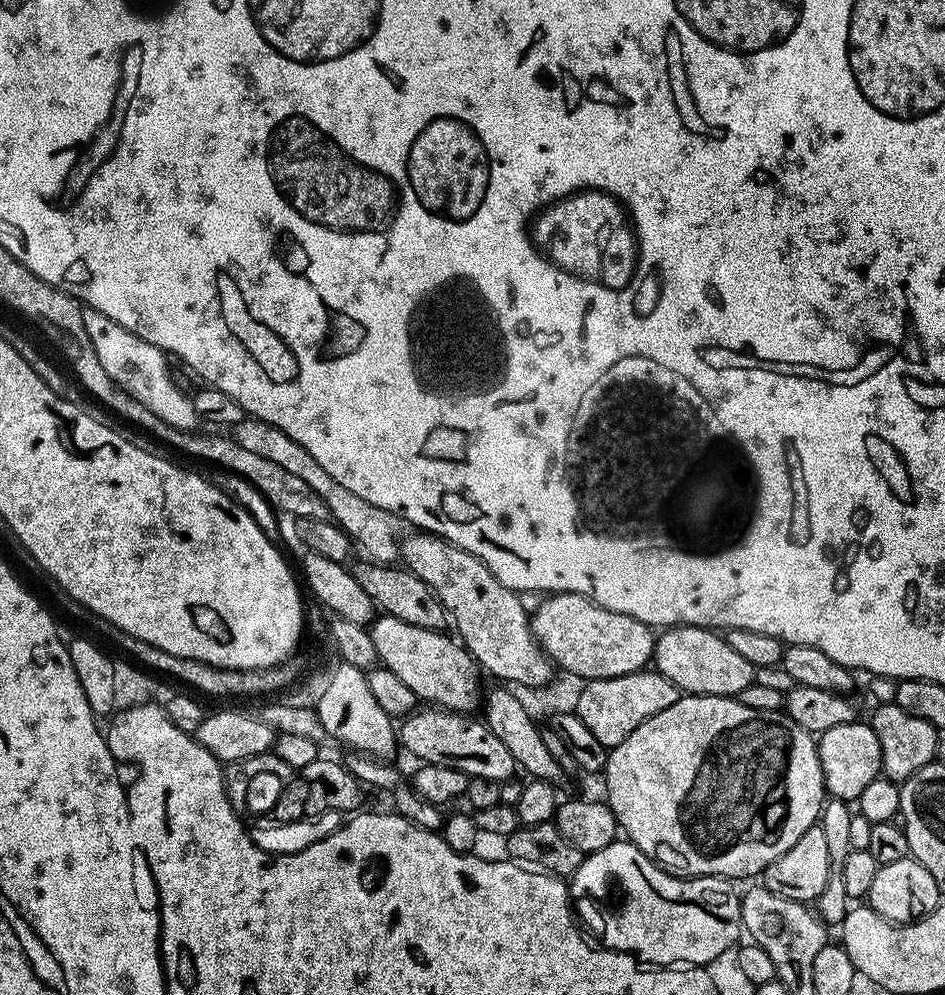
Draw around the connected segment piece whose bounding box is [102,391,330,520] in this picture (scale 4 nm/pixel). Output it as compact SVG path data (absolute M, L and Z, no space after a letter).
M124 391L120 396L108 396L108 400L105 400L102 406L106 407L109 411L116 412L120 417L138 426L142 426L146 430L150 430L156 437L172 447L178 448L190 456L204 458L214 464L220 464L224 469L234 472L242 478L246 478L274 507L286 514L292 515L292 518L329 519L328 507L322 502L322 498L319 498L318 494L314 493L313 488L308 486L306 482L303 482L302 478L295 477L293 473L289 473L282 466L275 465L274 462L267 461L266 458L259 457L258 454L243 449L229 435L202 434L200 430L172 427Z

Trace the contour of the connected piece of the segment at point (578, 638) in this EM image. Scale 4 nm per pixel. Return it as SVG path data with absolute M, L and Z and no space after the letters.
M558 592L541 600L544 601L537 606L536 612L534 608L530 616L532 632L540 644L540 649L548 655L548 659L557 669L580 675L586 681L605 680L641 671L651 661L656 636L649 625L638 622L632 616L603 608L589 597L580 596L577 592Z

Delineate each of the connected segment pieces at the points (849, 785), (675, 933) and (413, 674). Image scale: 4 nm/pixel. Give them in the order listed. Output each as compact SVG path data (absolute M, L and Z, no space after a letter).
M853 722L842 726L833 726L832 729L819 733L816 749L820 755L820 765L824 775L824 787L829 797L845 802L859 801L862 790L870 786L882 772L882 746L878 746L878 734L874 734L871 723Z
M624 838L606 850L587 853L582 866L570 877L575 915L603 947L631 952L639 961L645 960L645 965L708 966L741 939L741 893L736 893L735 883L723 876L685 878L663 870L668 871Z
M387 614L377 615L370 625L370 631L379 663L394 670L394 674L410 686L417 701L431 702L441 709L461 714L475 713L475 708L477 711L481 707L482 672L459 639L451 635L448 637L444 630L410 626L410 622L402 622Z

